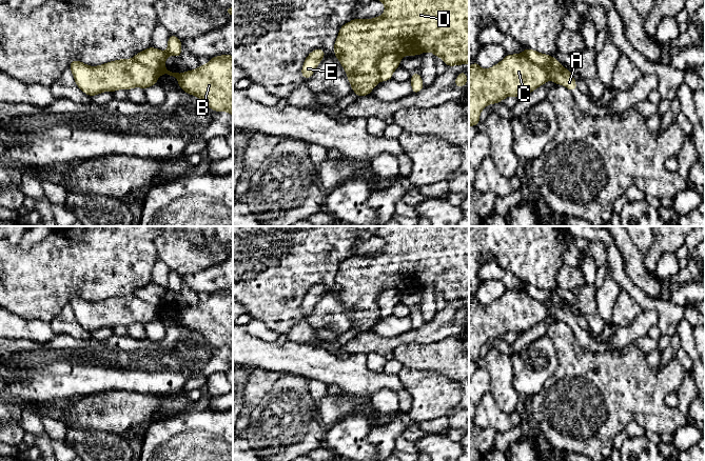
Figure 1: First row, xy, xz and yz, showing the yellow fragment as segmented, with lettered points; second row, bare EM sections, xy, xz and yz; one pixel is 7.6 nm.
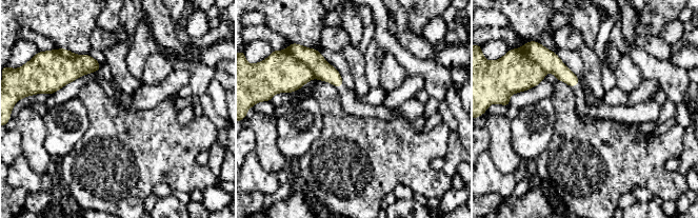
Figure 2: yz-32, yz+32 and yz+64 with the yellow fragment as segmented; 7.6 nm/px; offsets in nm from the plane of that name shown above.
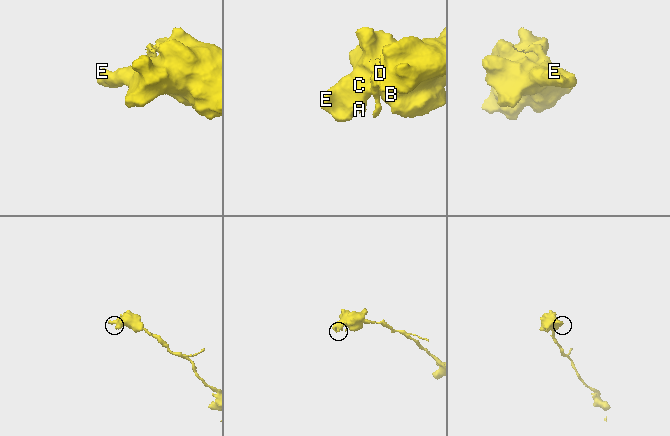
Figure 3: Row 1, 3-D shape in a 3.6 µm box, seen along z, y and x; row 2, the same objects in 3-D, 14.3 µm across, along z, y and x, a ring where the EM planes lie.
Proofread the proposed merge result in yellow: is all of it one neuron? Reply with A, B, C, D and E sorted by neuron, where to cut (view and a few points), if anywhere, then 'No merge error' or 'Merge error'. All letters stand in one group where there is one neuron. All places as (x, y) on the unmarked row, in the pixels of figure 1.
Groups: A / B C D E. Split along xz (399, 289), (385, 288), (377, 296), (378, 316). Merge error

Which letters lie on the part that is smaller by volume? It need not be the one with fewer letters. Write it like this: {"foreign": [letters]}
{"foreign": ["A"]}

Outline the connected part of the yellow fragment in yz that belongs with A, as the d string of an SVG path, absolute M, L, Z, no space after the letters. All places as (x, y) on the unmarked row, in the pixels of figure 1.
M524 284L524 289L530 297L544 302L548 306L549 316L552 316L555 320L564 321L570 327L577 324L575 315L572 313L570 306L566 304L556 304L550 300L552 295L551 292L538 288L531 284Z

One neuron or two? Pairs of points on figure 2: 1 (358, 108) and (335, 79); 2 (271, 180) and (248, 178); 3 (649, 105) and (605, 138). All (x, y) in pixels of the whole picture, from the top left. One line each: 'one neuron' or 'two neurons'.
1: one neuron
2: one neuron
3: two neurons

